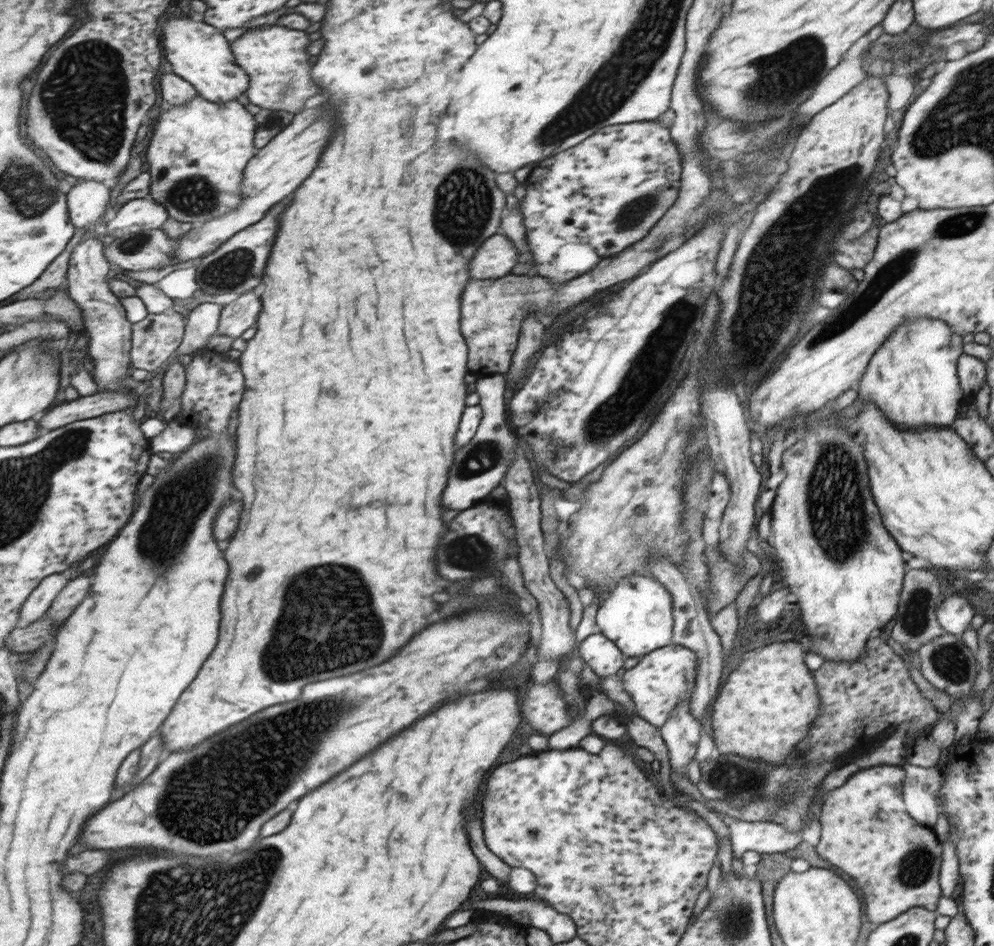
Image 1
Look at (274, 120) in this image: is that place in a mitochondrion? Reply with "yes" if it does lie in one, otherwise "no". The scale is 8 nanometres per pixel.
yes

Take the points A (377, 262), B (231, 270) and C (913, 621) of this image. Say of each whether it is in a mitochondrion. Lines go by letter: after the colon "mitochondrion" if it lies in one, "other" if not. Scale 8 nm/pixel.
A: other
B: mitochondrion
C: mitochondrion

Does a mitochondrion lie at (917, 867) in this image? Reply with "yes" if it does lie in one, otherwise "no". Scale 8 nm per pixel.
yes

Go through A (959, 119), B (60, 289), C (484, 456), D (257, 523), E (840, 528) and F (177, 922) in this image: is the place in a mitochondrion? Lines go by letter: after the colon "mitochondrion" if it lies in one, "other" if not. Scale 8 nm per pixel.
A: mitochondrion
B: other
C: mitochondrion
D: other
E: mitochondrion
F: mitochondrion

